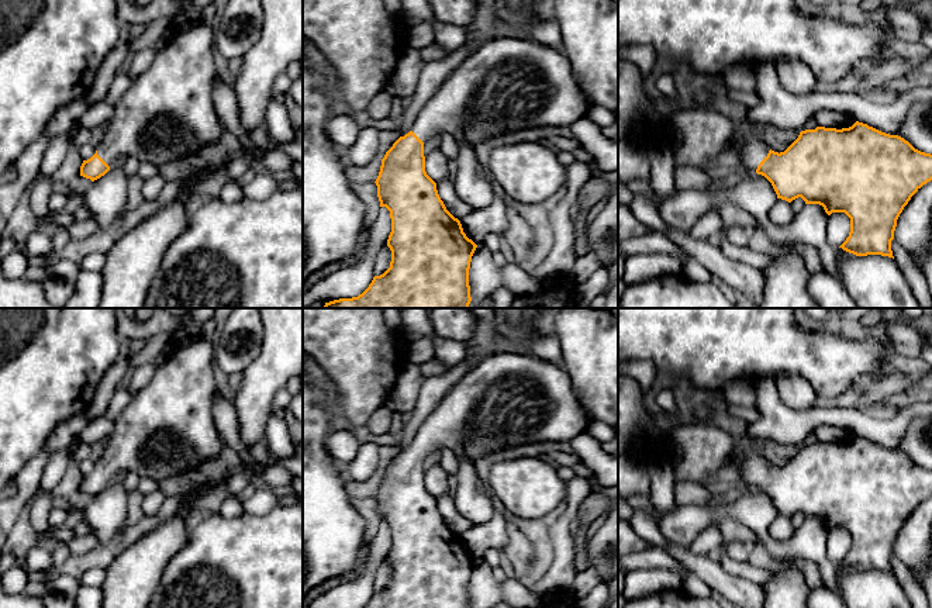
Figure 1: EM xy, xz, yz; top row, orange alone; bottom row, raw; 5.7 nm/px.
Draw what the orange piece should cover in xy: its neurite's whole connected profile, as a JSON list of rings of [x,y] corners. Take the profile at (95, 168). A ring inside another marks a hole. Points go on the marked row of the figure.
[[[197,21],[175,28],[168,44],[156,52],[151,66],[134,79],[115,106],[104,139],[96,153],[83,160],[80,176],[92,182],[104,176],[121,156],[151,162],[156,167],[191,155],[204,145],[227,138],[215,113],[213,89],[220,79],[214,59],[214,25]]]

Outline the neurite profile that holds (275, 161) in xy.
[[[218,79],[213,89],[215,113],[227,128],[229,138],[237,139],[244,151],[249,151],[259,158],[269,173],[283,175],[290,170],[293,158],[277,149],[263,149],[252,141],[252,135],[246,132],[239,122],[238,104],[234,89],[222,79]]]

